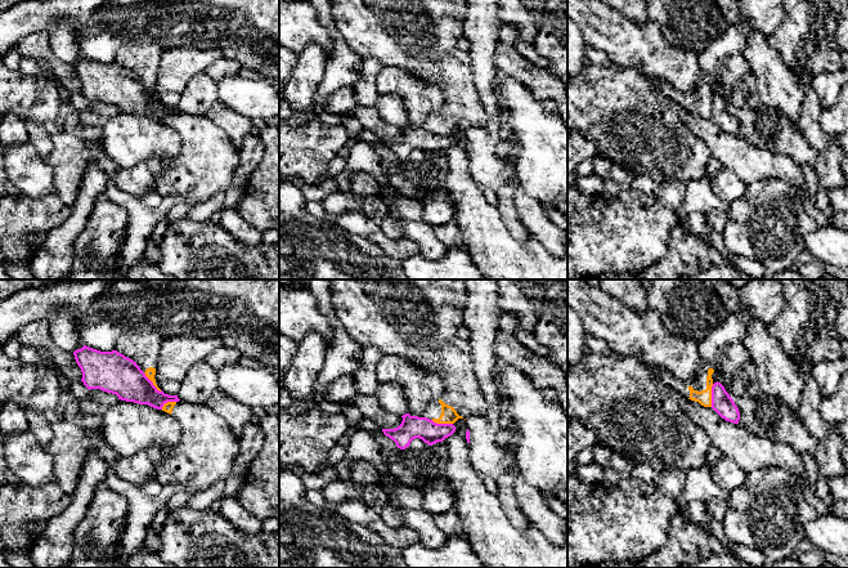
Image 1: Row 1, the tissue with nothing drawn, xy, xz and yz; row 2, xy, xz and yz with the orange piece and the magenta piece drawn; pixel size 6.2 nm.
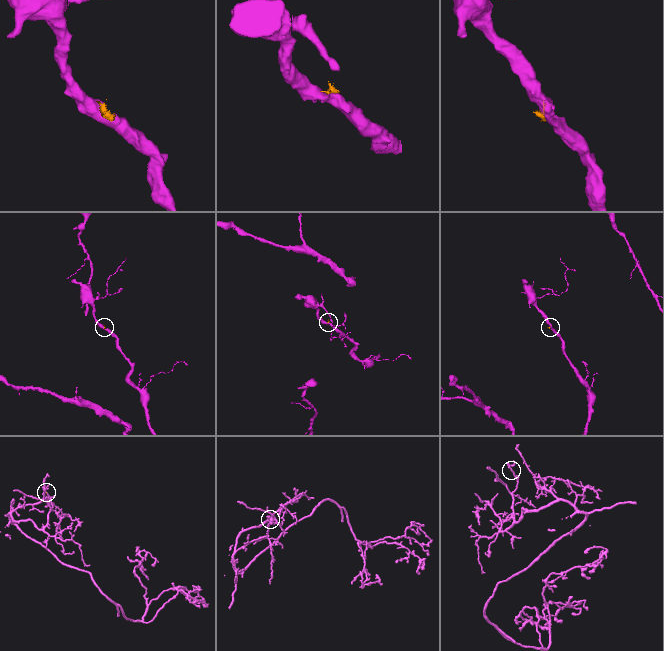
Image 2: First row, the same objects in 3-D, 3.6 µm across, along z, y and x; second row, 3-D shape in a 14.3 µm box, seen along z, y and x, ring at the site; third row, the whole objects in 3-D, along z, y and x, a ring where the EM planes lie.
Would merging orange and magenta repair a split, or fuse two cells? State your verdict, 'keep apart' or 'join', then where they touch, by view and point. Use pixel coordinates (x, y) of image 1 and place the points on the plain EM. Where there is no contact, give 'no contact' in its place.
keep apart | yz (710, 107)

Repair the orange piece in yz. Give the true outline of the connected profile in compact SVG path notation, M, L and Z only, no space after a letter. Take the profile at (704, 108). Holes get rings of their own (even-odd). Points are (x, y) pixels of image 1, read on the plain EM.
M739 0L739 6L745 19L737 24L728 24L712 45L699 53L697 63L703 80L688 95L664 80L614 63L604 67L587 62L579 73L567 75L567 133L579 131L595 143L595 156L607 157L636 176L646 175L658 184L670 180L687 183L696 179L708 179L710 183L712 176L705 173L705 166L712 158L710 152L687 128L674 106L712 118L712 86L723 61L742 54L751 32L758 31L770 37L784 18L784 0Z

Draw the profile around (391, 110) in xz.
M395 94L378 95L376 102L380 118L389 124L403 128L408 124L404 102Z

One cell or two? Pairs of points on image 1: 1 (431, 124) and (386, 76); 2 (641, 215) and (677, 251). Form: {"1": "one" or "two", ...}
{"1": "two", "2": "two"}

